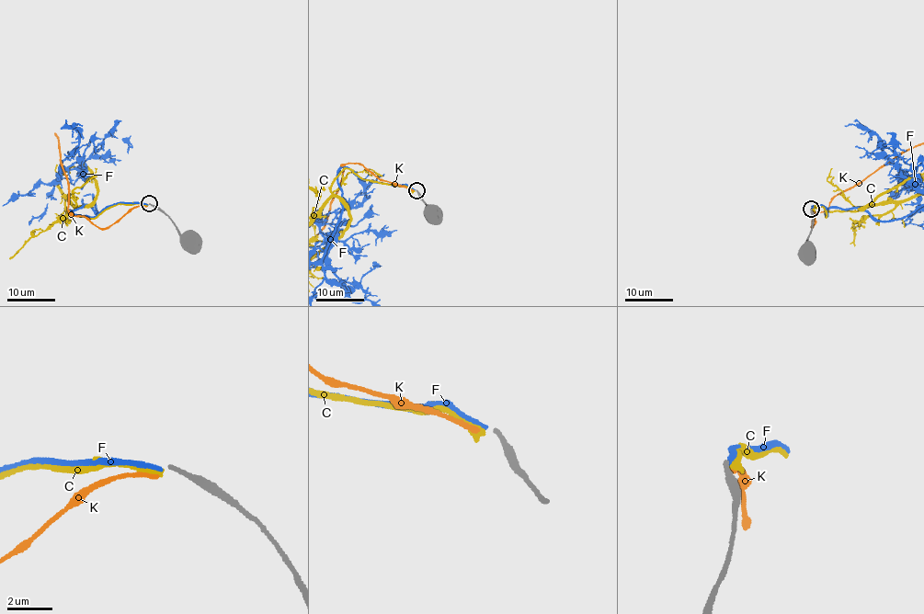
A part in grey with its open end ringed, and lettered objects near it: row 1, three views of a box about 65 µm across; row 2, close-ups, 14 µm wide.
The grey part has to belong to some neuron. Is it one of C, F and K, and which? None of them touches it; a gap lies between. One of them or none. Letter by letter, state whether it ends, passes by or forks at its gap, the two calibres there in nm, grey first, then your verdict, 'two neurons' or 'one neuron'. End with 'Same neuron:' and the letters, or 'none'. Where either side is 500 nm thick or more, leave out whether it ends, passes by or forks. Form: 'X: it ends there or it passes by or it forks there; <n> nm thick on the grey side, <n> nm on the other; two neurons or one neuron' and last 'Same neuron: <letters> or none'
C: it ends there; 180 nm thick on the grey side, 360 nm on the other; two neurons
F: it ends there; 180 nm thick on the grey side, 190 nm on the other; two neurons
K: it ends there; 180 nm thick on the grey side, 220 nm on the other; two neurons
Same neuron: none

